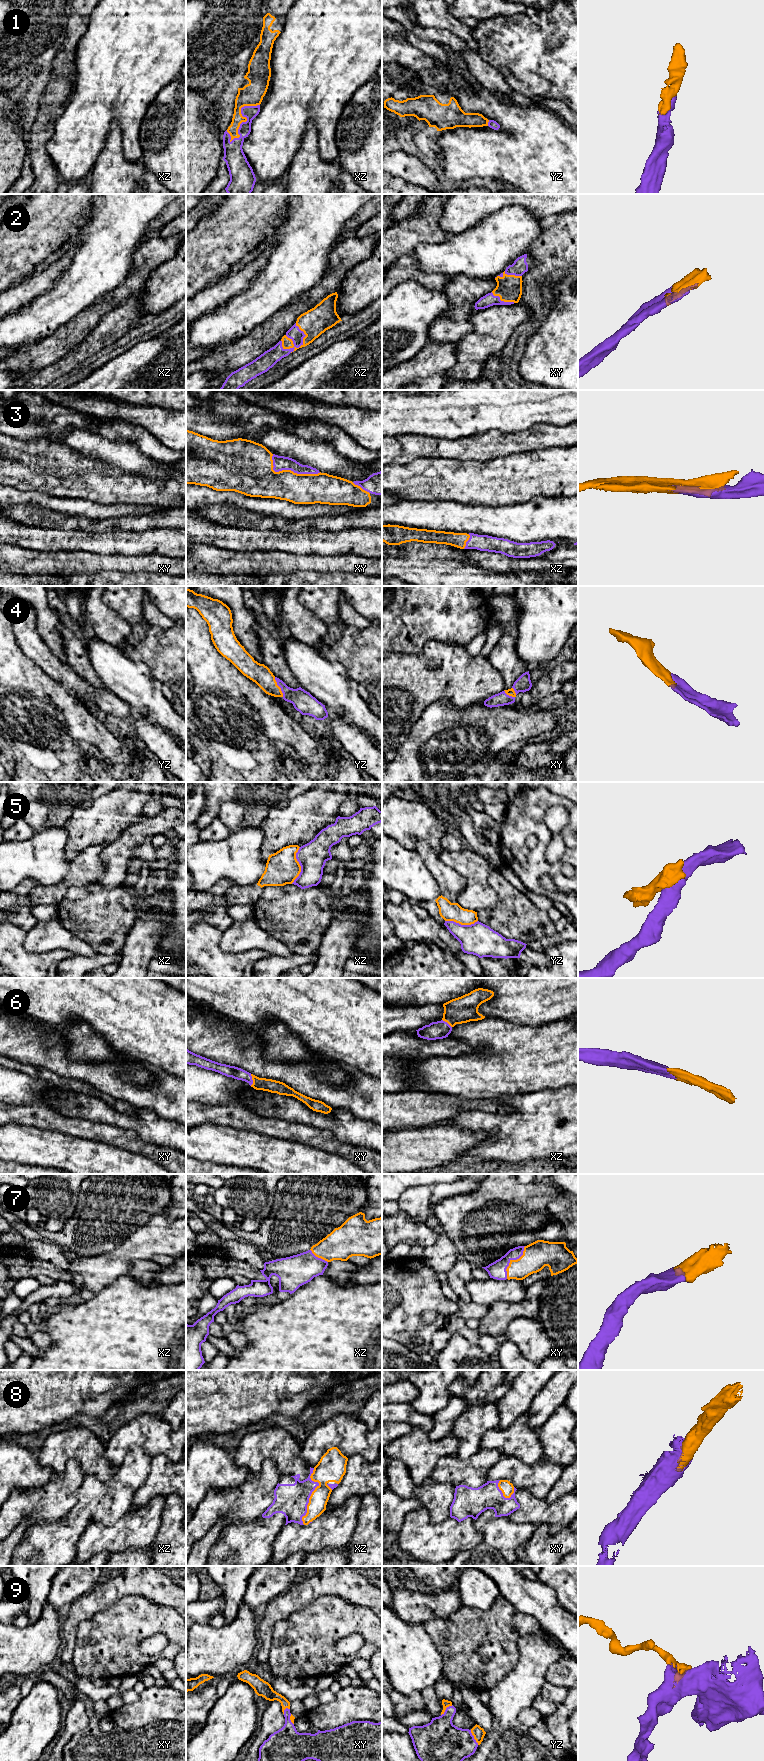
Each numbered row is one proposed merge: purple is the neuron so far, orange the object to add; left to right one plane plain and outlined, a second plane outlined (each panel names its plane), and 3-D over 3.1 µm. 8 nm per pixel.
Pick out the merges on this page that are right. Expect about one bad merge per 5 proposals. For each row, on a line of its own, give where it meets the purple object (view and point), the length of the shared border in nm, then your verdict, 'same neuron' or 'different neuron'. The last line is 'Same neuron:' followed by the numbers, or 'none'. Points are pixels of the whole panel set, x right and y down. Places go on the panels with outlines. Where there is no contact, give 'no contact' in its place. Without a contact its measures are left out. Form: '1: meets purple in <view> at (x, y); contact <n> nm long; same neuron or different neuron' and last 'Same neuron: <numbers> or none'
1: meets purple in xz at (246, 117); contact 400 nm long; same neuron
2: meets purple in xz at (302, 339); contact 240 nm long; same neuron
3: meets purple in xy at (290, 469); contact 420 nm long; same neuron
4: meets purple in yz at (279, 686); contact 180 nm long; same neuron
5: meets purple in xz at (300, 865); contact 300 nm long; different neuron
6: meets purple in xy at (252, 1080); contact 100 nm long; same neuron
7: meets purple in xy at (511, 1259); contact 300 nm long; same neuron
8: meets purple in xz at (310, 1495); contact 460 nm long; same neuron
9: meets purple in yz at (473, 1737); contact 140 nm long; same neuron
Same neuron: 1, 2, 3, 4, 6, 7, 8, 9

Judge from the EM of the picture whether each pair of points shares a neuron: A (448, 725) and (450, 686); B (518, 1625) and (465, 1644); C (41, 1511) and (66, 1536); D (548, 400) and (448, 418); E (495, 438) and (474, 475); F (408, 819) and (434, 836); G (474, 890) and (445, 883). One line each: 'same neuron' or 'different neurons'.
A: different neurons
B: same neuron
C: different neurons
D: same neuron
E: different neurons
F: same neuron
G: different neurons

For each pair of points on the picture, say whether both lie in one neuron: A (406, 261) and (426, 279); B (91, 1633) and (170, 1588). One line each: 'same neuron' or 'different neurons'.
A: same neuron
B: different neurons

